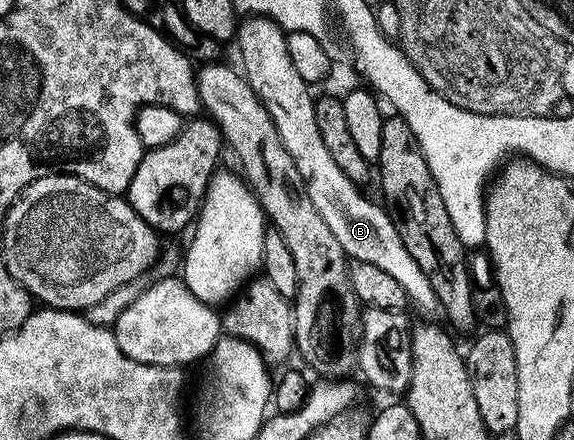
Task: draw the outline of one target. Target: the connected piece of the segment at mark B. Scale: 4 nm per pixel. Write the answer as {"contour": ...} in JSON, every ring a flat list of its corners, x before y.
{"contour":[[251,16,243,20,239,24,236,34,236,46,240,49,242,57,242,73,246,81,256,91,259,99,264,103,266,110,272,115,273,121,276,123,277,130,280,131,280,137,284,141,284,145,288,148,297,170,300,171,302,181,305,183,309,198,312,205,316,207,317,213,324,219,324,223,332,230,332,235,339,240,341,249,356,263,372,264,378,269,388,273,390,277,394,277,405,293,407,293,409,302,412,307,416,307,420,316,425,320,432,321,436,319,436,315,441,314,441,305,438,296,423,269,416,264,412,255,403,243,402,236,398,231,398,226,391,219,389,212,379,203,376,204,366,198,367,194,354,185,344,171,337,166,336,161,332,159,332,155,328,152,328,147,324,143,324,139,320,136,320,129,316,124,315,115,315,96,312,95,309,82,305,81,296,69,295,63,291,59,291,53,288,51,287,43,289,38,285,30,279,27,273,20,267,17]]}

